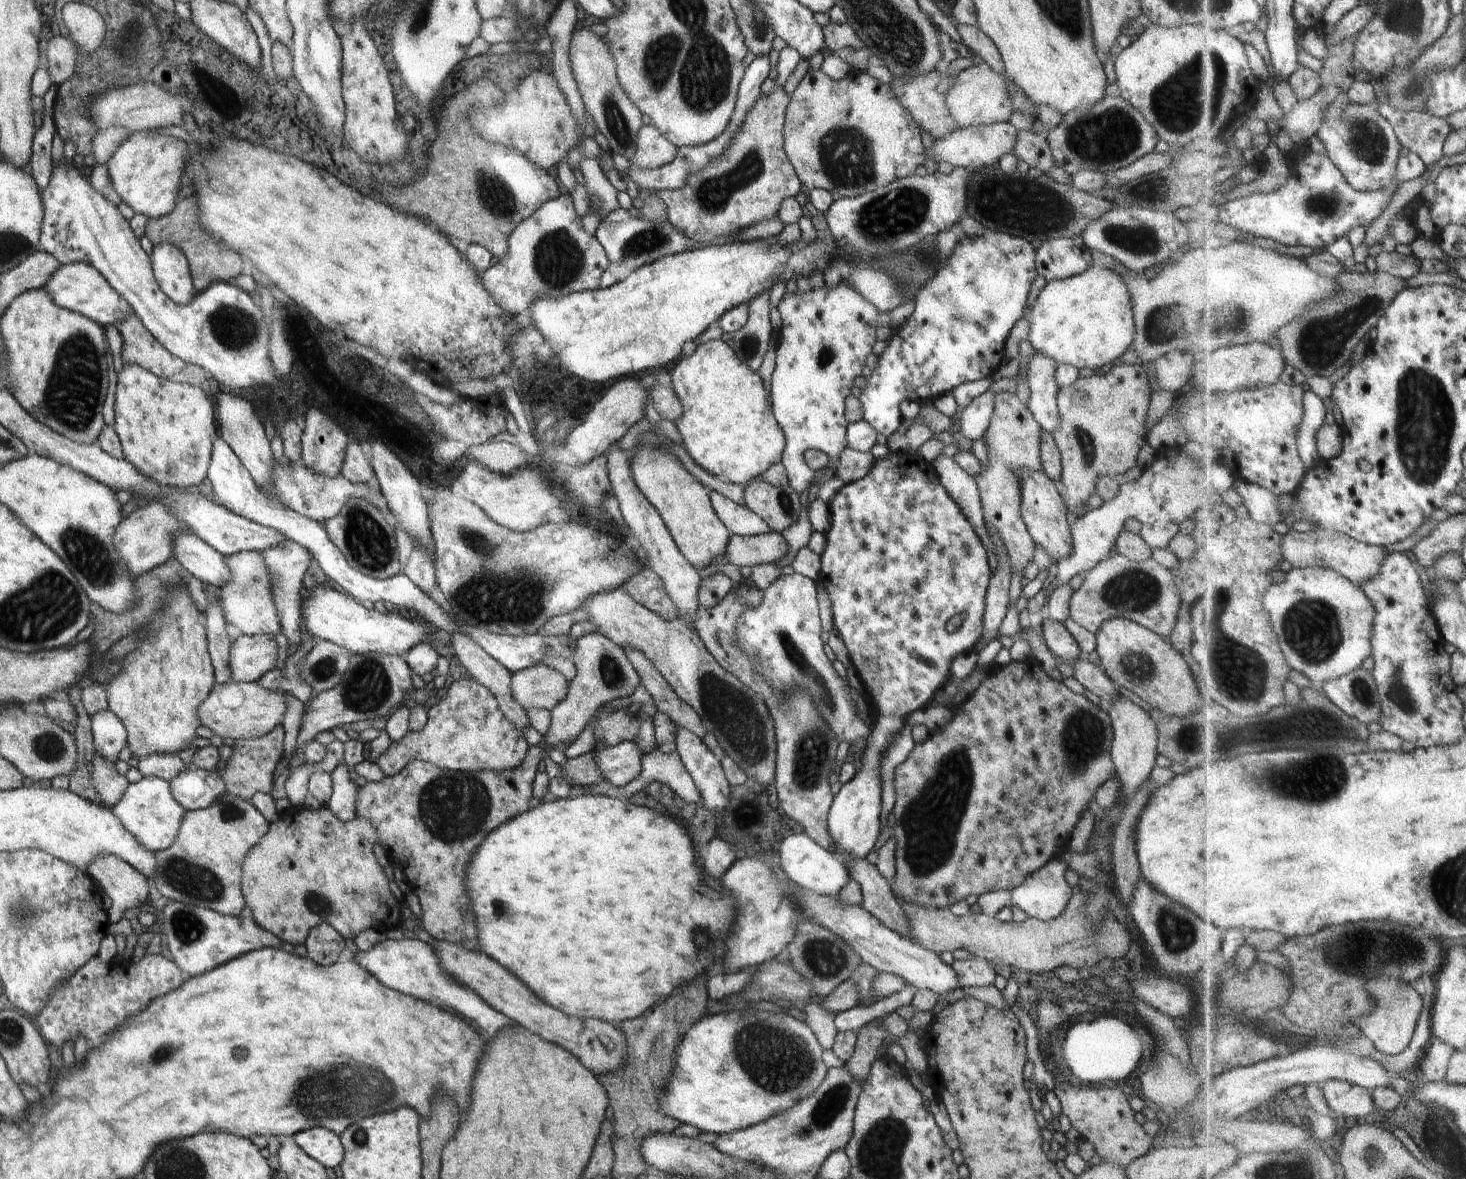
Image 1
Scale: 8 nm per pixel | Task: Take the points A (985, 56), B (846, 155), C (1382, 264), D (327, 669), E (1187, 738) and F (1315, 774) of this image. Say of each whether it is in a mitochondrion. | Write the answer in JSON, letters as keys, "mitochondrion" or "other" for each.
{"A":"other","B":"mitochondrion","C":"other","D":"mitochondrion","E":"mitochondrion","F":"mitochondrion"}

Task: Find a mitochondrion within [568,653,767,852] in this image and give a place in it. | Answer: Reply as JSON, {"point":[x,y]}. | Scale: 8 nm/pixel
{"point":[725,707]}

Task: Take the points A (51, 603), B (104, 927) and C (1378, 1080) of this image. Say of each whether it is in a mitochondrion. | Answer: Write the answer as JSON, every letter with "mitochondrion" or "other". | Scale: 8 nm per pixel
{"A":"mitochondrion","B":"other","C":"other"}

